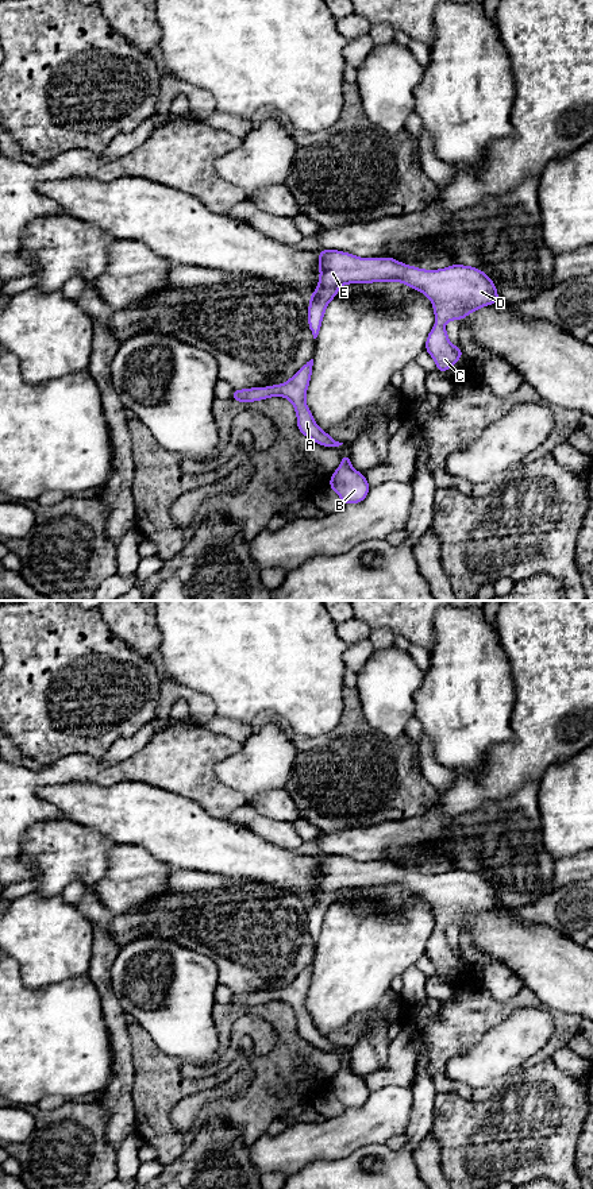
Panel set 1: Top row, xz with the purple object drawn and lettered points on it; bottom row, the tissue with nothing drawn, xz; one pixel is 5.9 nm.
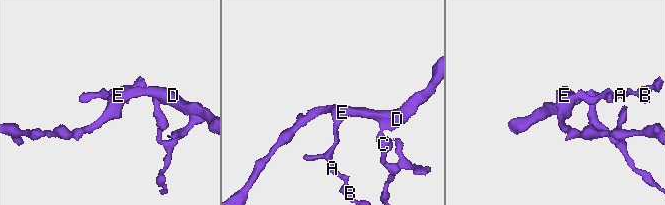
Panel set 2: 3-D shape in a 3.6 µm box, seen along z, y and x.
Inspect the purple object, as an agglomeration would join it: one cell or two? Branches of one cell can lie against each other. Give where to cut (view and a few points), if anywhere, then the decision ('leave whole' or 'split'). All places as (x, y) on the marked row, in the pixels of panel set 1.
no cut; leave whole

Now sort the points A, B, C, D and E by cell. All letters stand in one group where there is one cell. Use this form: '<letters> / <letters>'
A B C D E

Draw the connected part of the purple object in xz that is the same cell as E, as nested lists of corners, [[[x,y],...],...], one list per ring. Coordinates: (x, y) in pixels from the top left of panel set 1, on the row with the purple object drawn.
[[[321,250],[319,269],[320,279],[317,289],[309,296],[308,308],[313,339],[317,337],[327,305],[338,296],[340,285],[397,281],[421,292],[432,302],[436,323],[427,336],[426,351],[442,372],[463,355],[461,347],[450,343],[444,324],[498,302],[493,281],[471,266],[453,265],[442,270],[421,270],[394,258],[363,259],[338,250]]]

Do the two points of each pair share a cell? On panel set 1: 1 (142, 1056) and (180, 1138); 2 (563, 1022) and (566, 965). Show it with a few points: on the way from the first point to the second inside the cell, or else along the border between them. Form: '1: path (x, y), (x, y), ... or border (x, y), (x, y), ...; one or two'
1: path (154, 1077), (154, 1116), (158, 1120); one
2: border (553, 1010), (578, 1015); two

